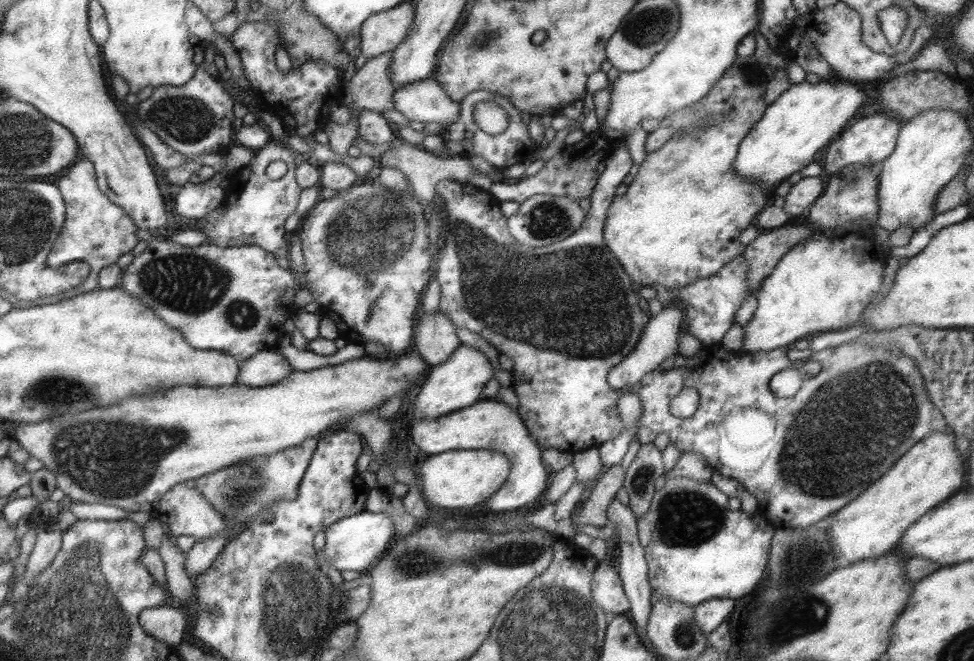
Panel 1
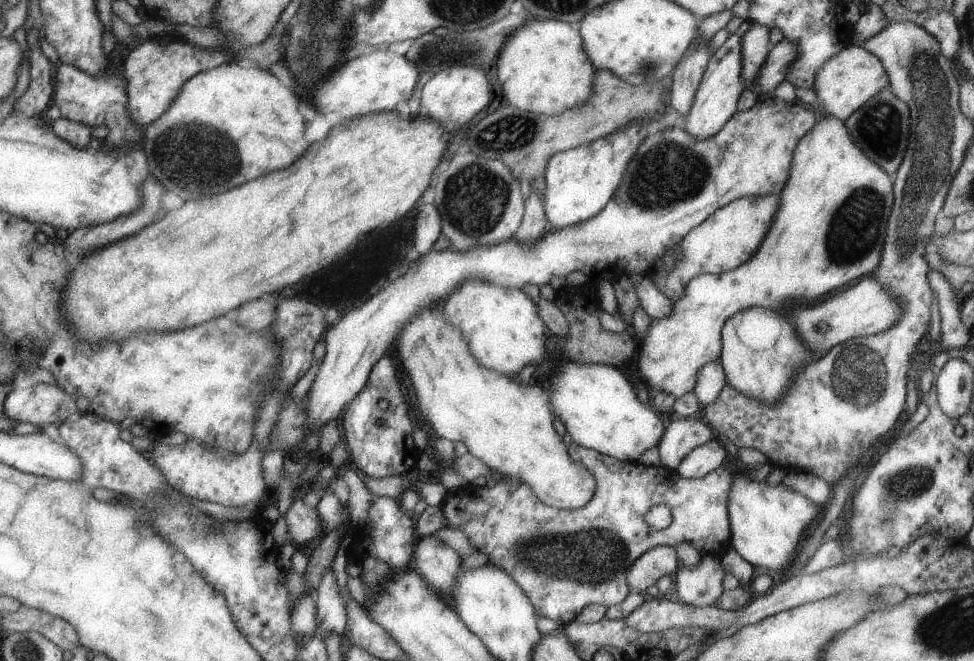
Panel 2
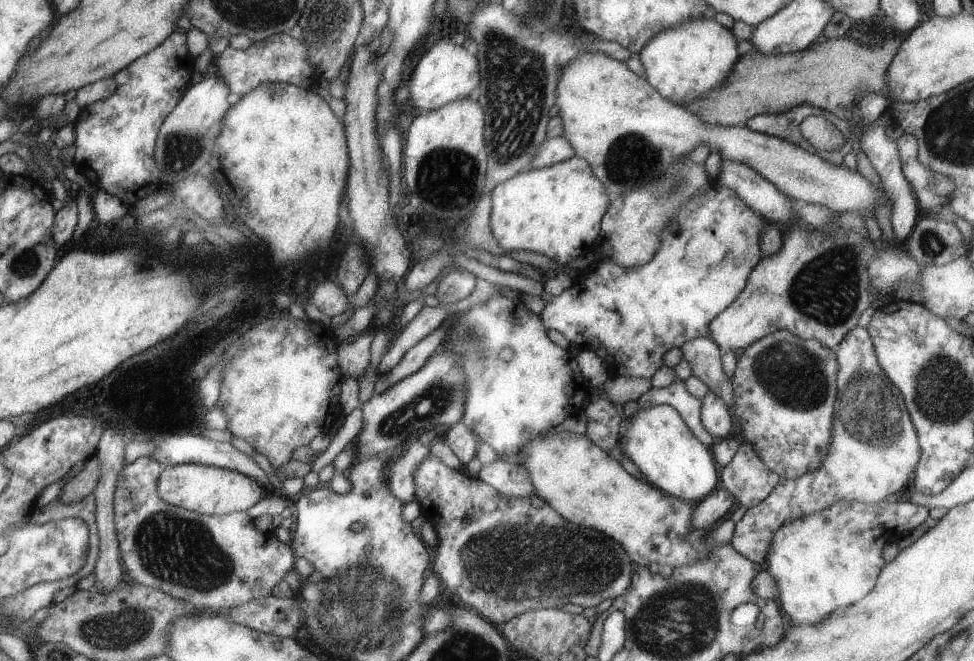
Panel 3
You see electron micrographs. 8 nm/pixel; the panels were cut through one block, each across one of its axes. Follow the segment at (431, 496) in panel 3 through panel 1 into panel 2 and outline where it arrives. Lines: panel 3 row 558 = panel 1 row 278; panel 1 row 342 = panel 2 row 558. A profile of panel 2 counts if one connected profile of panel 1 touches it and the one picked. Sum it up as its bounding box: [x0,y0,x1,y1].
[440,441,732,624]

